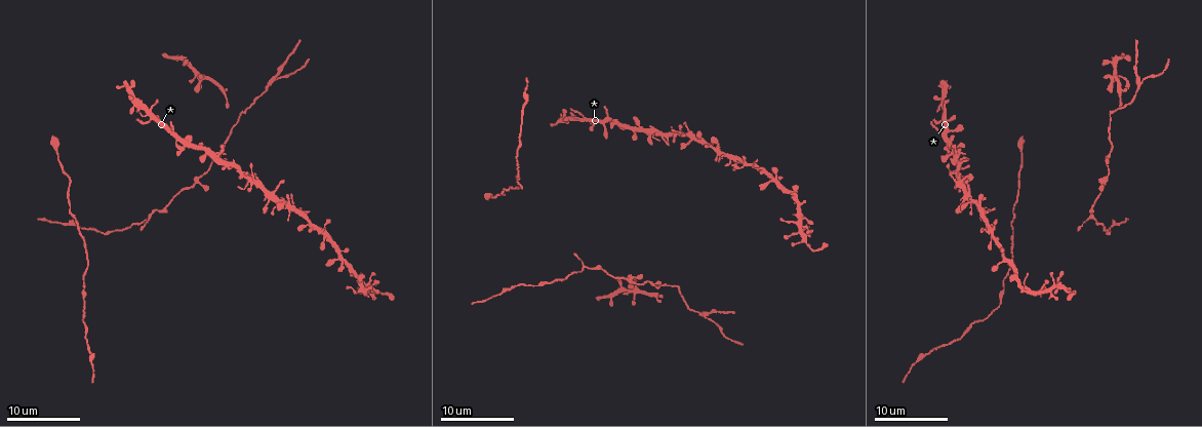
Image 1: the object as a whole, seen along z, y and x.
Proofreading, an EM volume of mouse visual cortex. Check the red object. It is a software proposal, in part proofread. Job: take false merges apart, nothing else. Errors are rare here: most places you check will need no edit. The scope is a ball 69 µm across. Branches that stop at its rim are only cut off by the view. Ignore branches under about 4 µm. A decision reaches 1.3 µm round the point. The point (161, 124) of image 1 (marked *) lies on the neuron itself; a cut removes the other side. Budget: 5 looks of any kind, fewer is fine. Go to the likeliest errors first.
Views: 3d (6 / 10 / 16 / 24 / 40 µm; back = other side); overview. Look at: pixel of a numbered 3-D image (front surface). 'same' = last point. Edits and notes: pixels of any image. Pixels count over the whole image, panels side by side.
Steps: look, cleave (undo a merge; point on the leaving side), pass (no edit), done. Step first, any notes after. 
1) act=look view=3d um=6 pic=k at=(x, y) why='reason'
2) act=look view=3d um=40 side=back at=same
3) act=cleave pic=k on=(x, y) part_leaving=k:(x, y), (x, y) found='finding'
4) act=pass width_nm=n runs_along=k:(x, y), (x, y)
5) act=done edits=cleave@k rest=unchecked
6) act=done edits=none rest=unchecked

act=look view=3d um=10 pic=1 at=(629, 279) why='four or more arms meet'

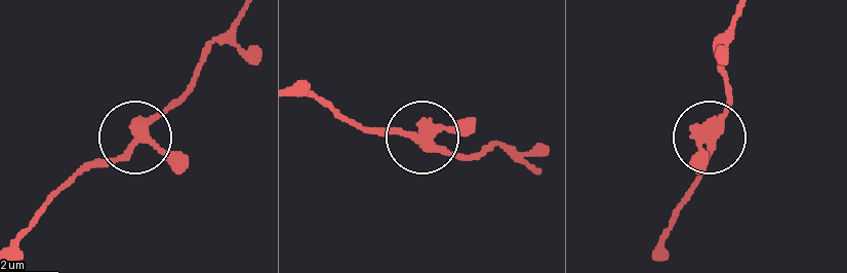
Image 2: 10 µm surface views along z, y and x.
act=pass arms=4 found='all the same neuron'

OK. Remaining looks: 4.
act=look view=3d um=6 pic=1 at=(707, 316) why='side arm on a straight run'

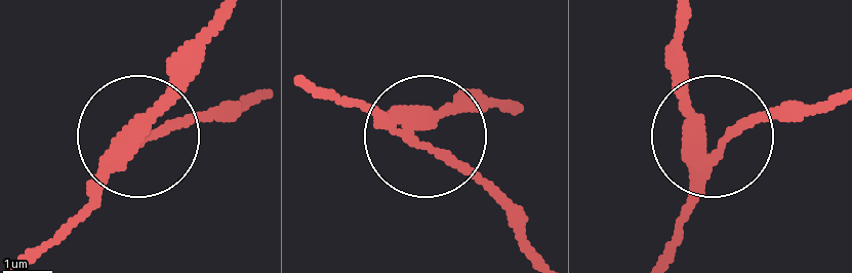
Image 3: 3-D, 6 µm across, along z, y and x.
act=look view=3d um=6 side=back pic=3 at=(126, 146)

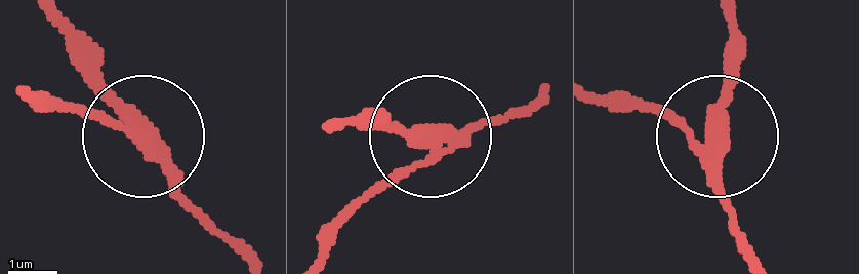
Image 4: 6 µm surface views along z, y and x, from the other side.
act=cleave pic=4 on=(121, 99) part_leaving=4:(167, 159), (69, 16) found='two neurons meet here'

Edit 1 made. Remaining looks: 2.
act=look view=overview

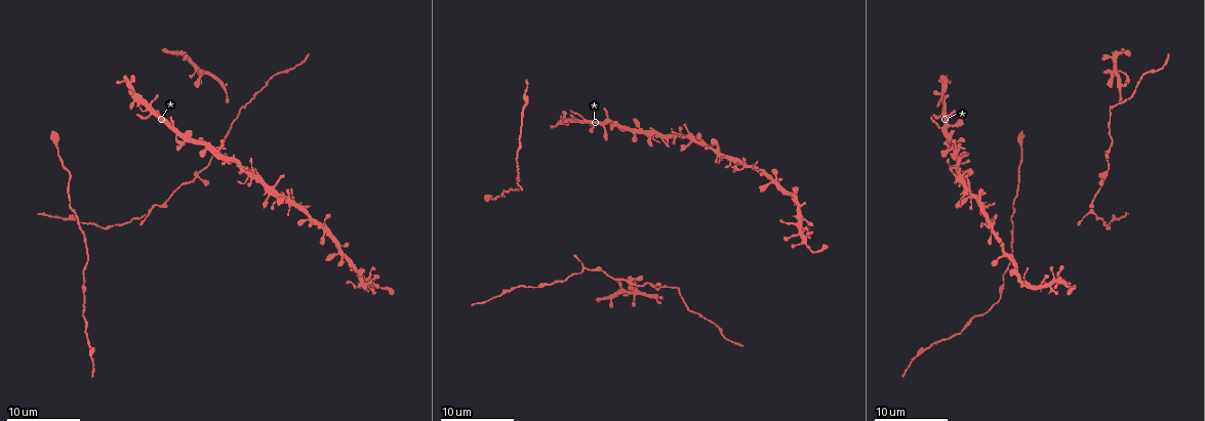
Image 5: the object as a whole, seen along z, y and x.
act=look view=3d um=16 pic=5 at=(638, 292) why='four-way junction'

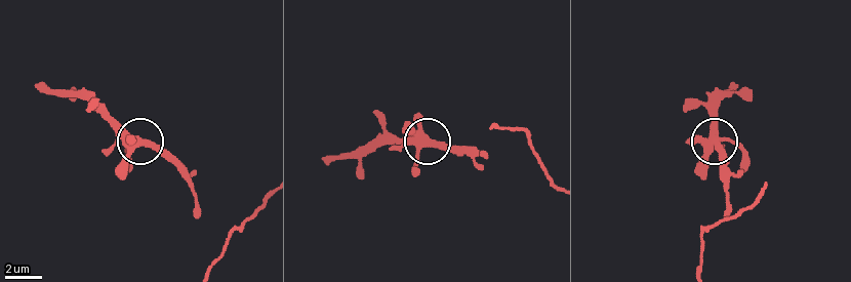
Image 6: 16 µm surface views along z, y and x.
act=pass found='continuous, no second neuron'

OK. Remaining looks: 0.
act=done edits=cleave@4 rest=unchecked

